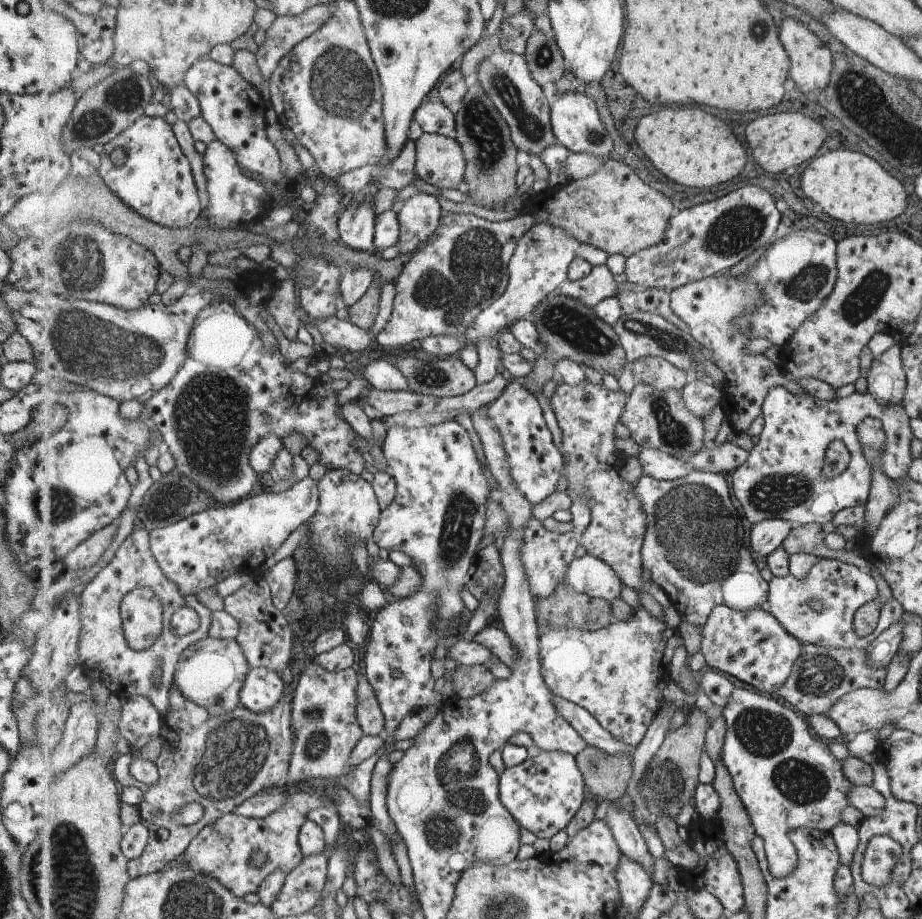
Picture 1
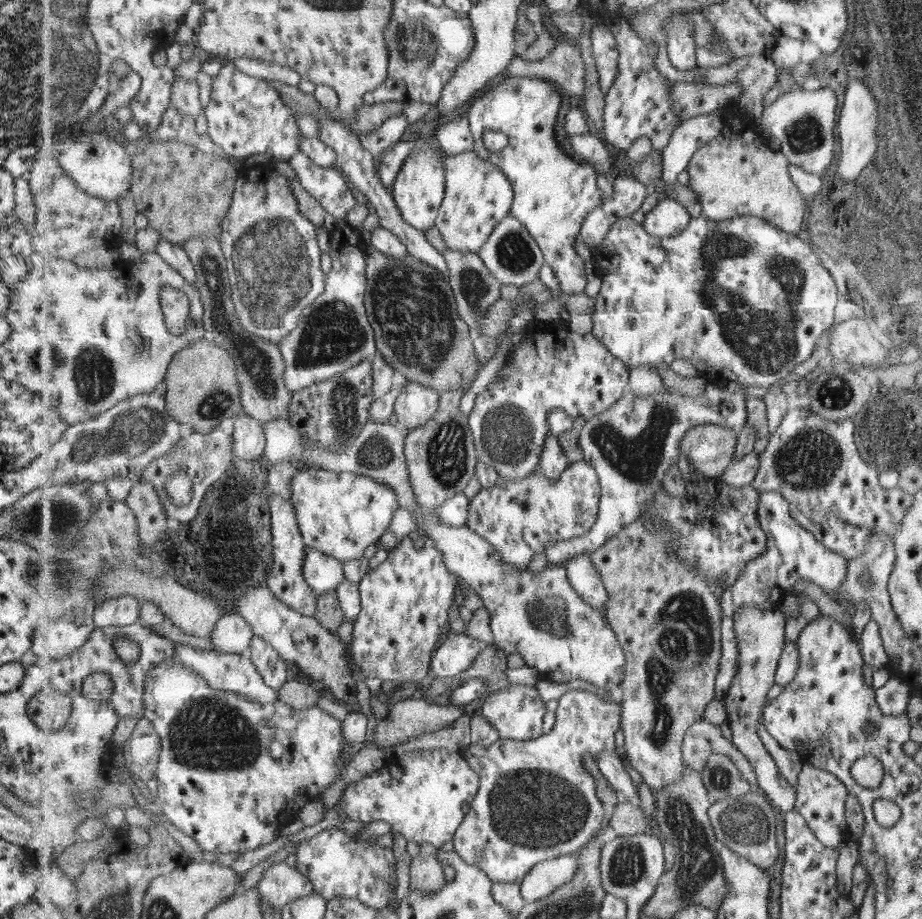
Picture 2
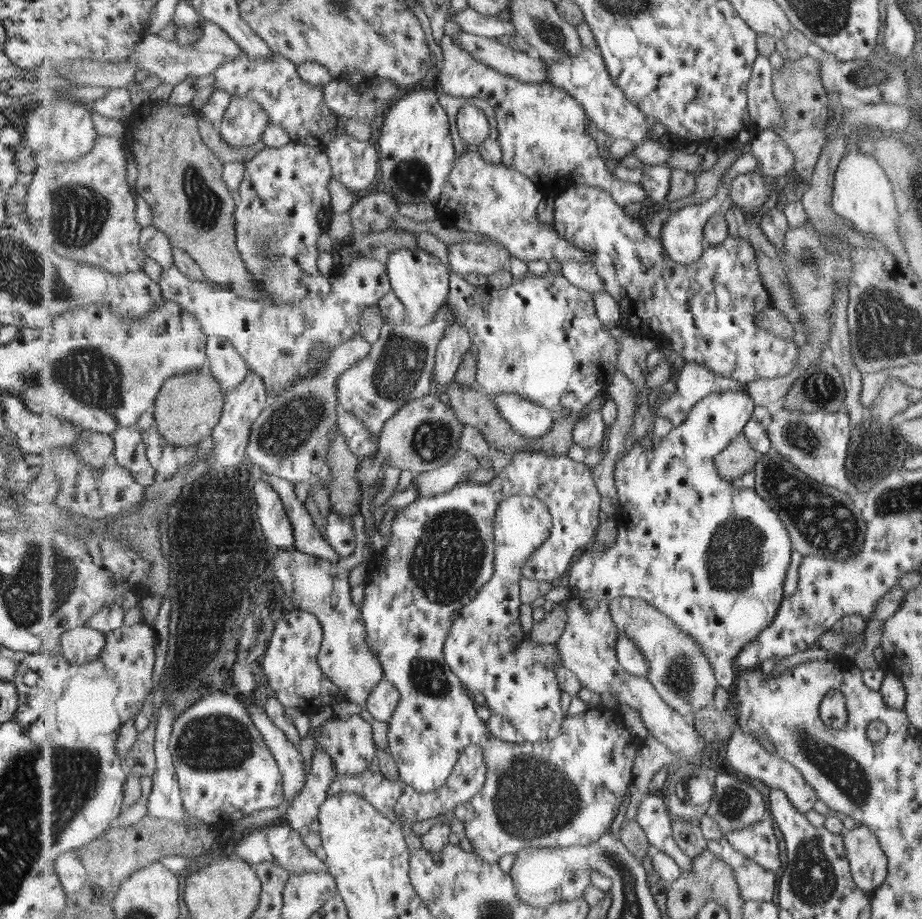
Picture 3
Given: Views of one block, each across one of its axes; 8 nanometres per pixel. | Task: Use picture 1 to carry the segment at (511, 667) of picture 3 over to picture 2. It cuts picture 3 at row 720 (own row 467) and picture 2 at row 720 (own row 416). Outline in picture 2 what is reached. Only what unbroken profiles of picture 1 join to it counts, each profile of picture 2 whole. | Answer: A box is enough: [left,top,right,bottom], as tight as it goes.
[480,684,547,740]

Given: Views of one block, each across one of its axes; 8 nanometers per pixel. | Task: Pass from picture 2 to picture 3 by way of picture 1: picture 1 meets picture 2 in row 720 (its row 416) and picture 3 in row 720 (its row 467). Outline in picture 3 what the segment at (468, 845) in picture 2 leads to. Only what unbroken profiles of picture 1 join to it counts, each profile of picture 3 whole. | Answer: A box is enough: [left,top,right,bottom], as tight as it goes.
[360,449,643,864]

